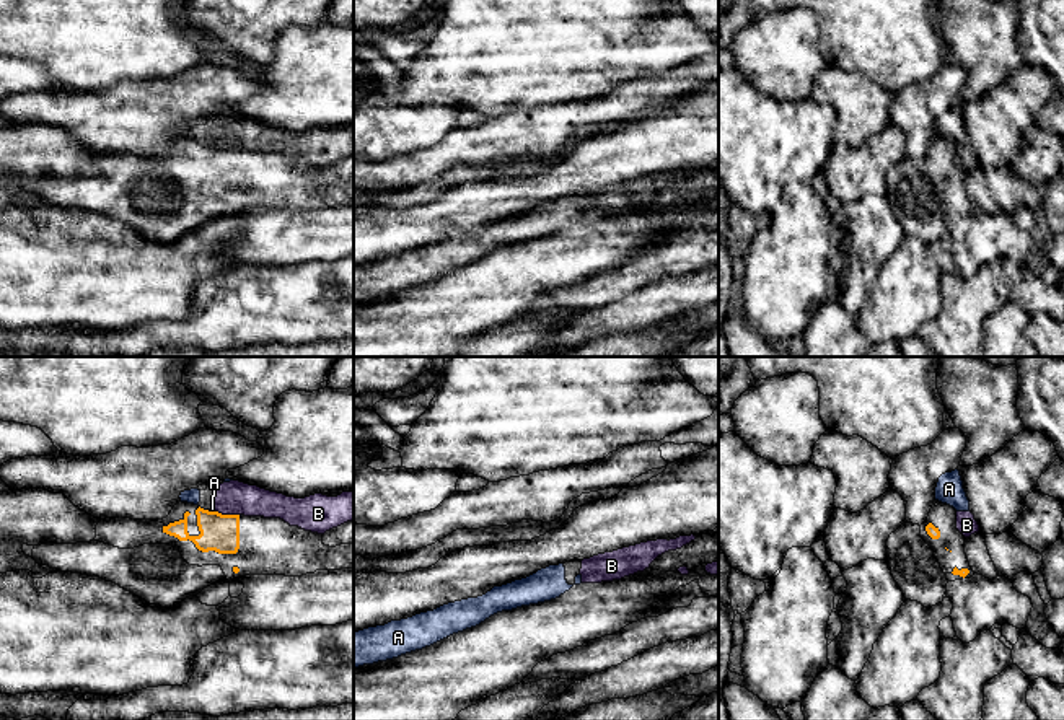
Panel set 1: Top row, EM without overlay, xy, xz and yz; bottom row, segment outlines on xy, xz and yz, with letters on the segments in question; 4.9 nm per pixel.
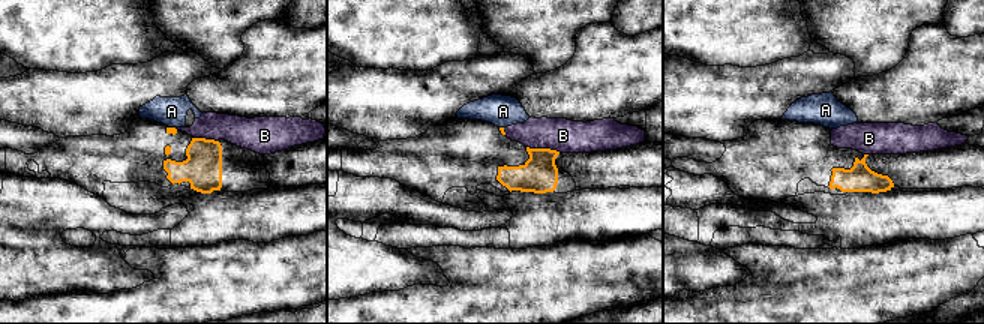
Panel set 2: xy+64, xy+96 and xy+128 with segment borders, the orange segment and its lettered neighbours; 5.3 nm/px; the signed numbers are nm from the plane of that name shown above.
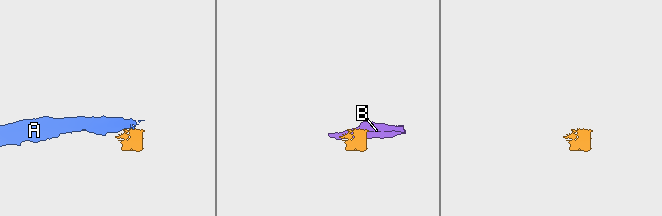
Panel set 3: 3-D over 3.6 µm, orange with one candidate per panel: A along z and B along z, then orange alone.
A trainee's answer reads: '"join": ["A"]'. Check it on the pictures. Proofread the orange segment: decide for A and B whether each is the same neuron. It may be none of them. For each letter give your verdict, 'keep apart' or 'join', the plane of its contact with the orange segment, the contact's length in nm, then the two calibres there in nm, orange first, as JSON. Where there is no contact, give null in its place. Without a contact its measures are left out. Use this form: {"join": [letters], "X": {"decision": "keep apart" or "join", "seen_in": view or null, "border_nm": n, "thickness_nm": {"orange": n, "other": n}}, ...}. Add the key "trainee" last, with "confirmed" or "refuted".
{"join": [], "A": {"decision": "keep apart", "seen_in": "xy", "border_nm": 30, "thickness_nm": {"orange": 190, "other": 20}}, "B": {"decision": "keep apart", "seen_in": "xy", "border_nm": 120, "thickness_nm": {"orange": 190, "other": 170}}, "trainee": "refuted"}

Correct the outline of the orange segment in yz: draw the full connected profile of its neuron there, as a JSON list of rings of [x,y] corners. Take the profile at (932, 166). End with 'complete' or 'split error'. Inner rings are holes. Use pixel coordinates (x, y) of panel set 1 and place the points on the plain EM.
[[[934,137],[924,160],[903,158],[886,176],[886,199],[906,235],[932,243],[947,233],[947,210],[974,207],[956,165],[956,145]]]; split error

